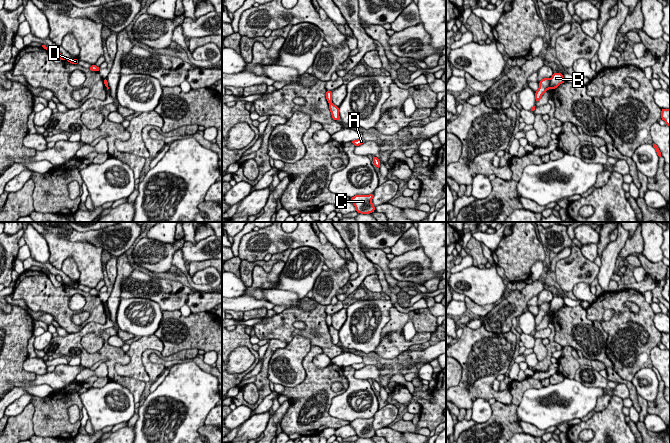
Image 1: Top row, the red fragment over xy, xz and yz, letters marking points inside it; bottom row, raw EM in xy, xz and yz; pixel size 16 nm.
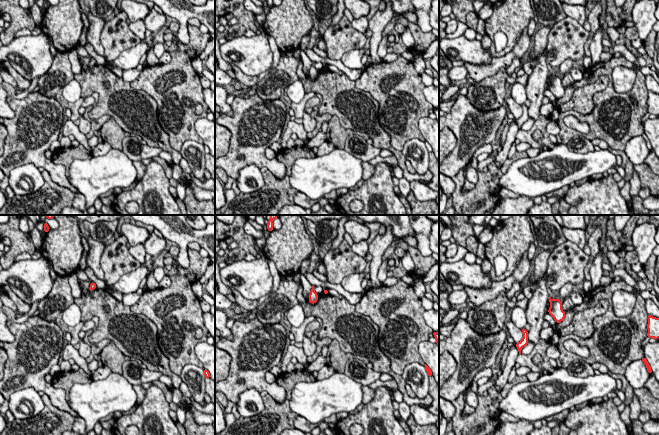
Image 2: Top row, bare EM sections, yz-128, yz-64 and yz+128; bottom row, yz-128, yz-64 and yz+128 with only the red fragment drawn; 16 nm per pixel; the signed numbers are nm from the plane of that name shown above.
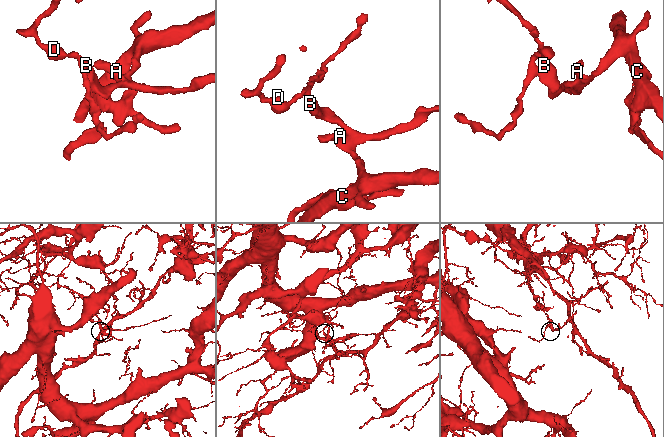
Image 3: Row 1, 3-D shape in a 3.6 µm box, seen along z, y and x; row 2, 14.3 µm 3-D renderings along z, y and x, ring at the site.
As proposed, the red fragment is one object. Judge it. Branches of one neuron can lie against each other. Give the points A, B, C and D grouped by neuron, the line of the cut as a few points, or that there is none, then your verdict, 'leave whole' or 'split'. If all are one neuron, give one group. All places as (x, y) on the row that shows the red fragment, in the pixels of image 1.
A B C / D | yz (549, 79), (550, 87) | split

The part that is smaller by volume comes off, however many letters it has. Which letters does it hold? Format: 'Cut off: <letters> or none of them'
Cut off: A, B, C

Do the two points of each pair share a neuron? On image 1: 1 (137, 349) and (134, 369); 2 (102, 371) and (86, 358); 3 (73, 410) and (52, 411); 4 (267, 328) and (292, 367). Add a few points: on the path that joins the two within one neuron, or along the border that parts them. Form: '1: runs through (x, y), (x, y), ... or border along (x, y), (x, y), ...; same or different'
1: runs through (135, 354), (135, 364); same
2: border along (85, 367), (90, 369); different
3: border along (76, 404), (79, 410), (79, 418), (72, 424); different
4: border along (287, 345), (295, 335), (307, 337), (311, 345); different

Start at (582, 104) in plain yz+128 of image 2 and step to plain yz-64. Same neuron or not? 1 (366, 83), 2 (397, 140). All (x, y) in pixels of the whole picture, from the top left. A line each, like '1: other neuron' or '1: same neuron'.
1: other neuron
2: other neuron

